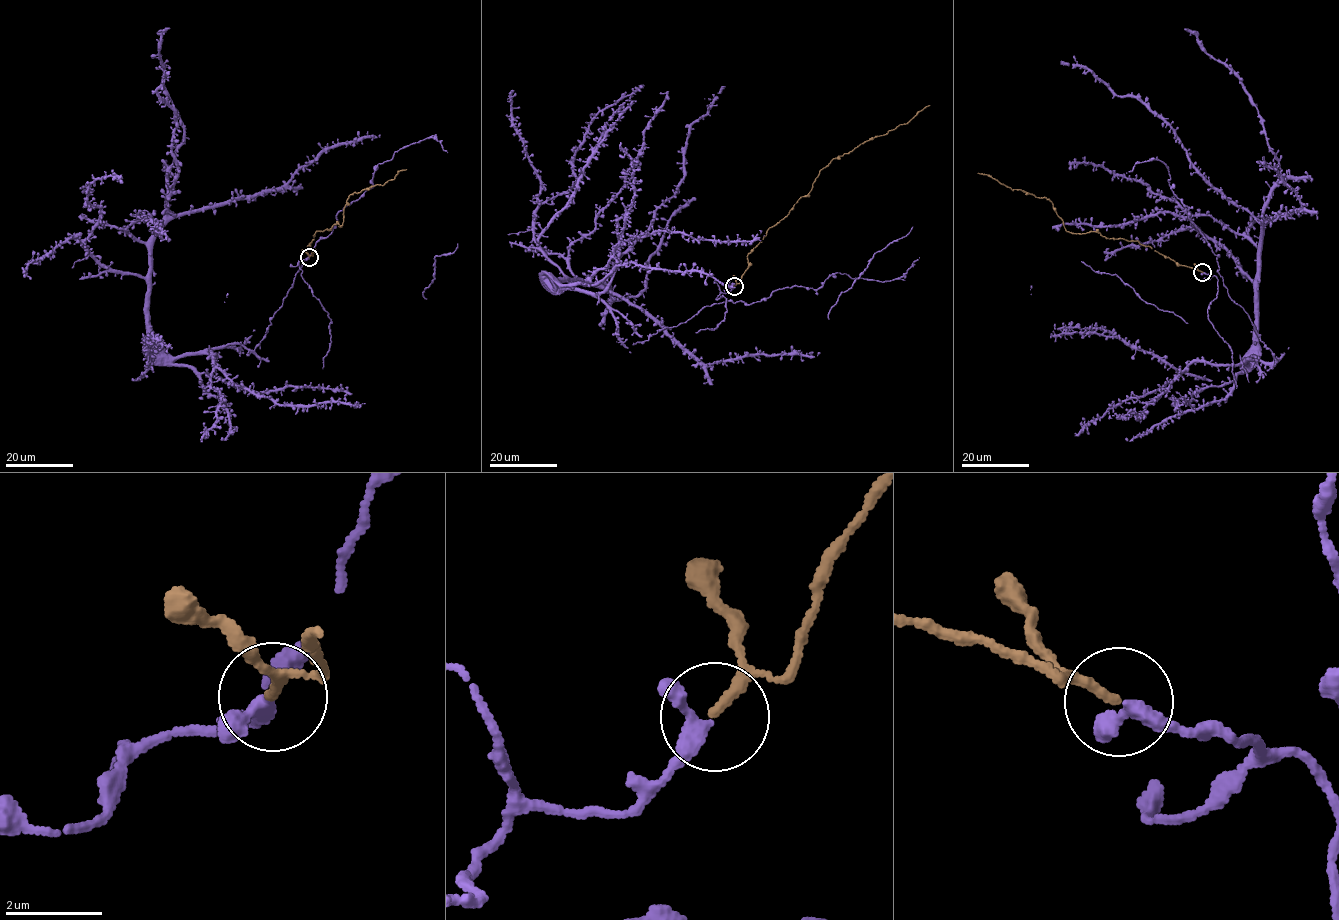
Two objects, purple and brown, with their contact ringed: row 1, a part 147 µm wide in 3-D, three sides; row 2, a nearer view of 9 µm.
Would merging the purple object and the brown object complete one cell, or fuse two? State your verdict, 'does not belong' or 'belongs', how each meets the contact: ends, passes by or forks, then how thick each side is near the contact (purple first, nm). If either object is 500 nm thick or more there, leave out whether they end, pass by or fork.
belongs; purple passes by; brown ends; calibres 280 and 200 nm

